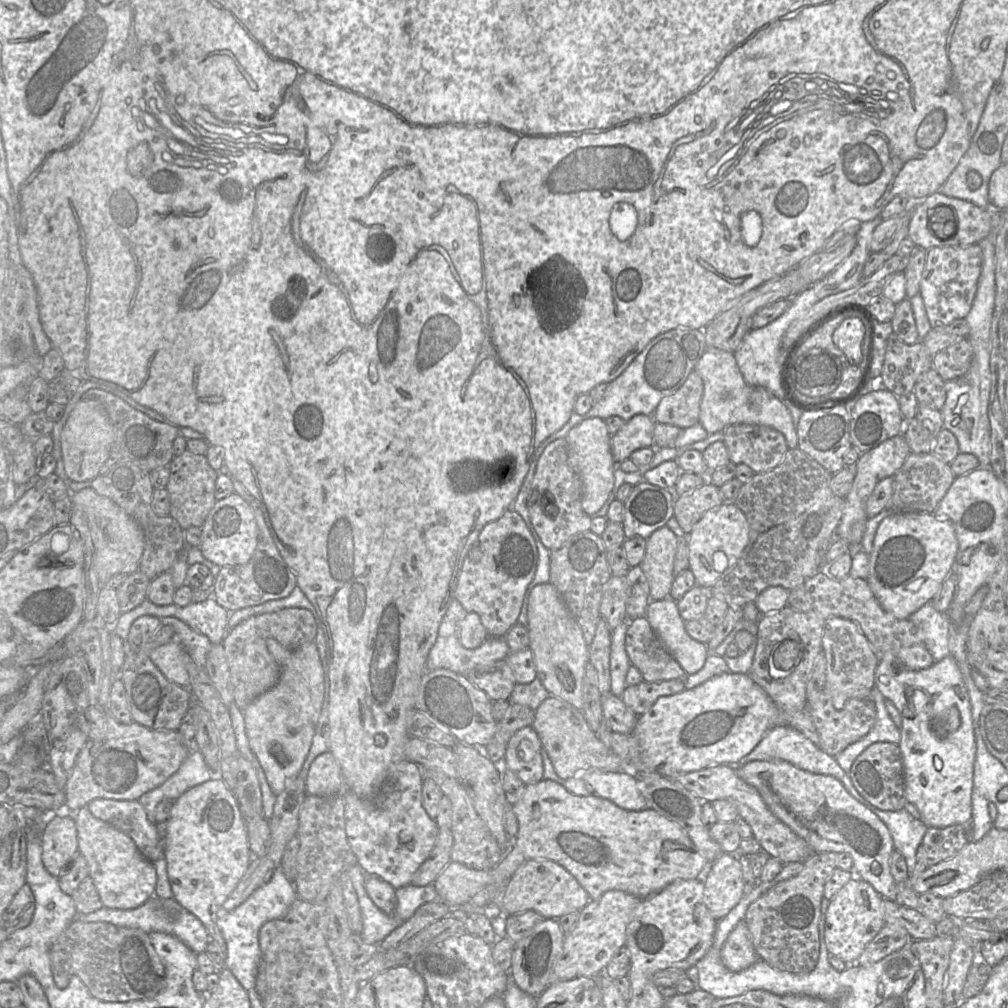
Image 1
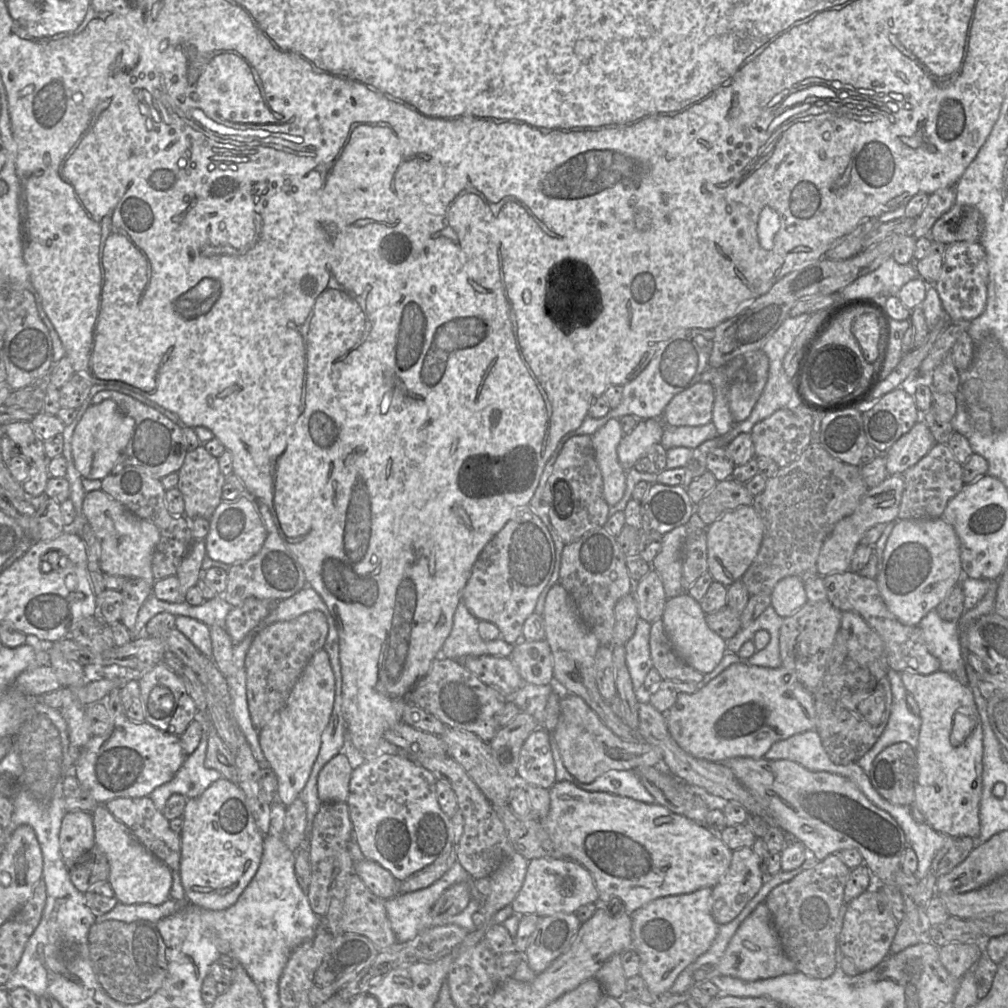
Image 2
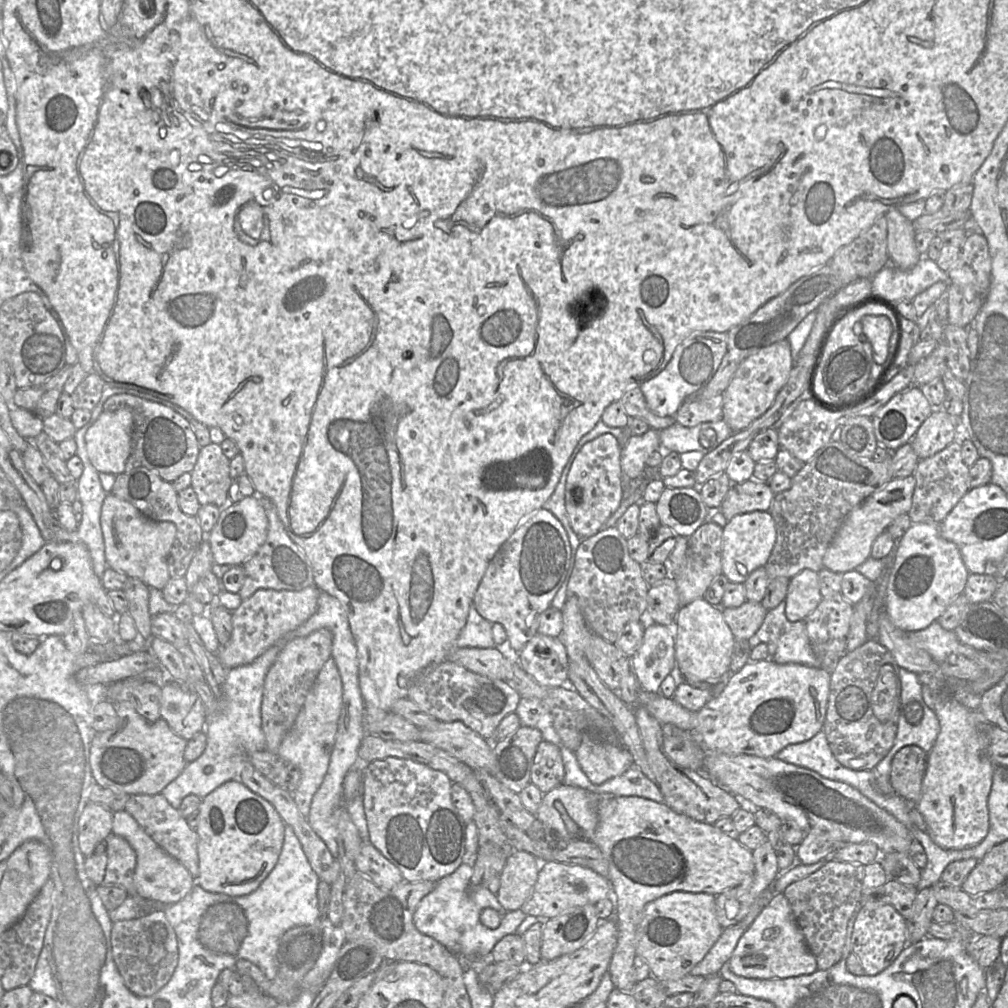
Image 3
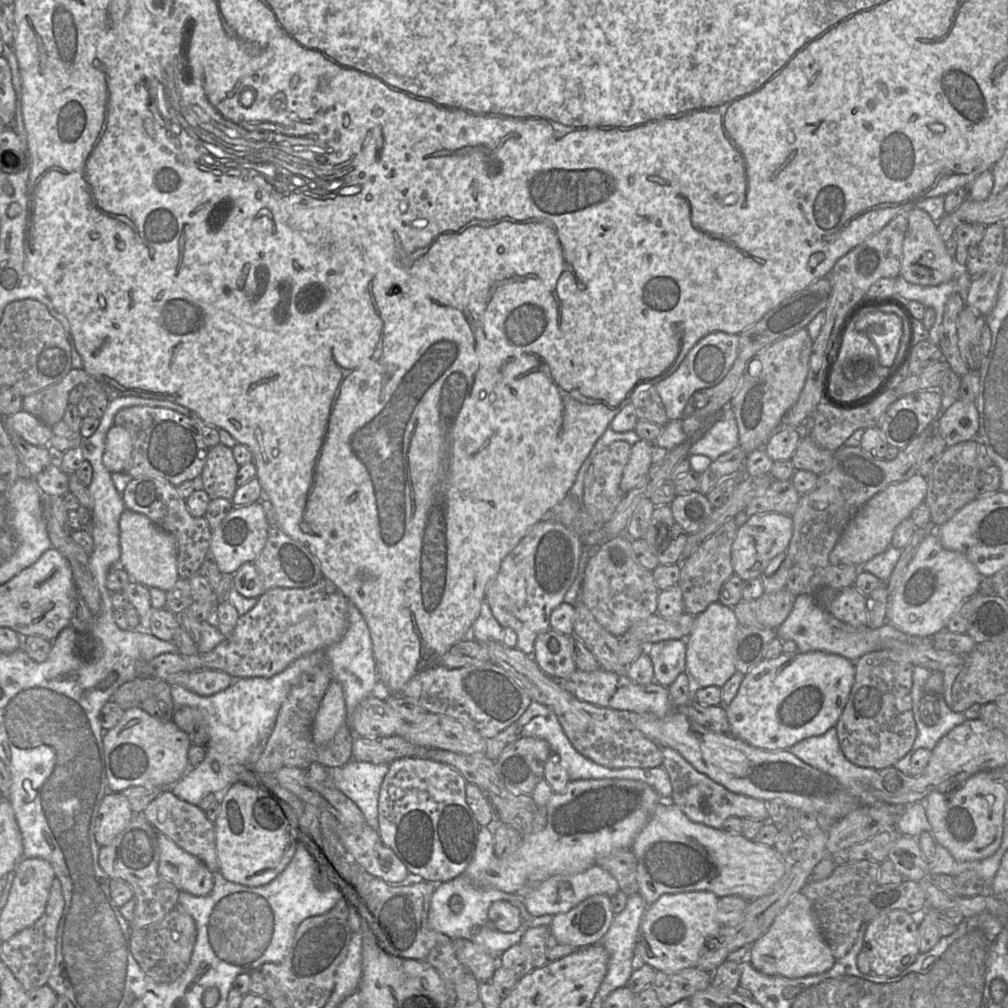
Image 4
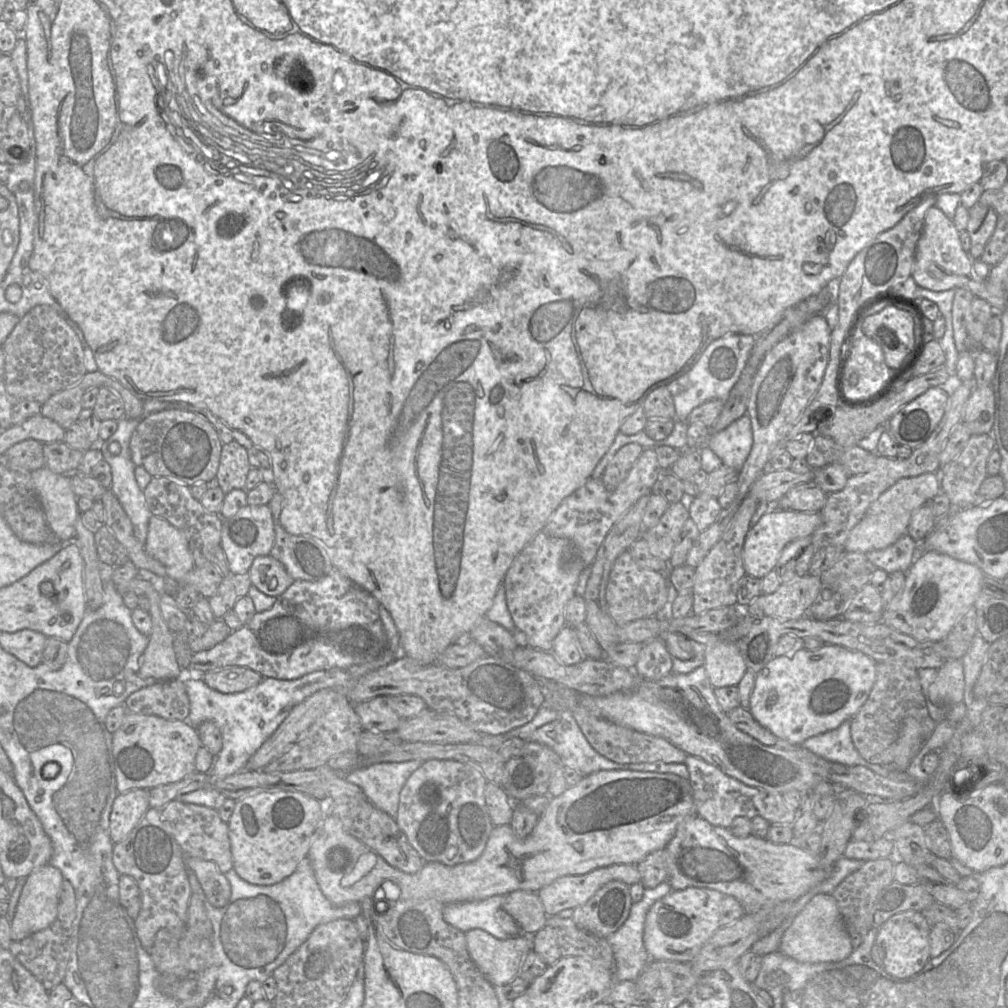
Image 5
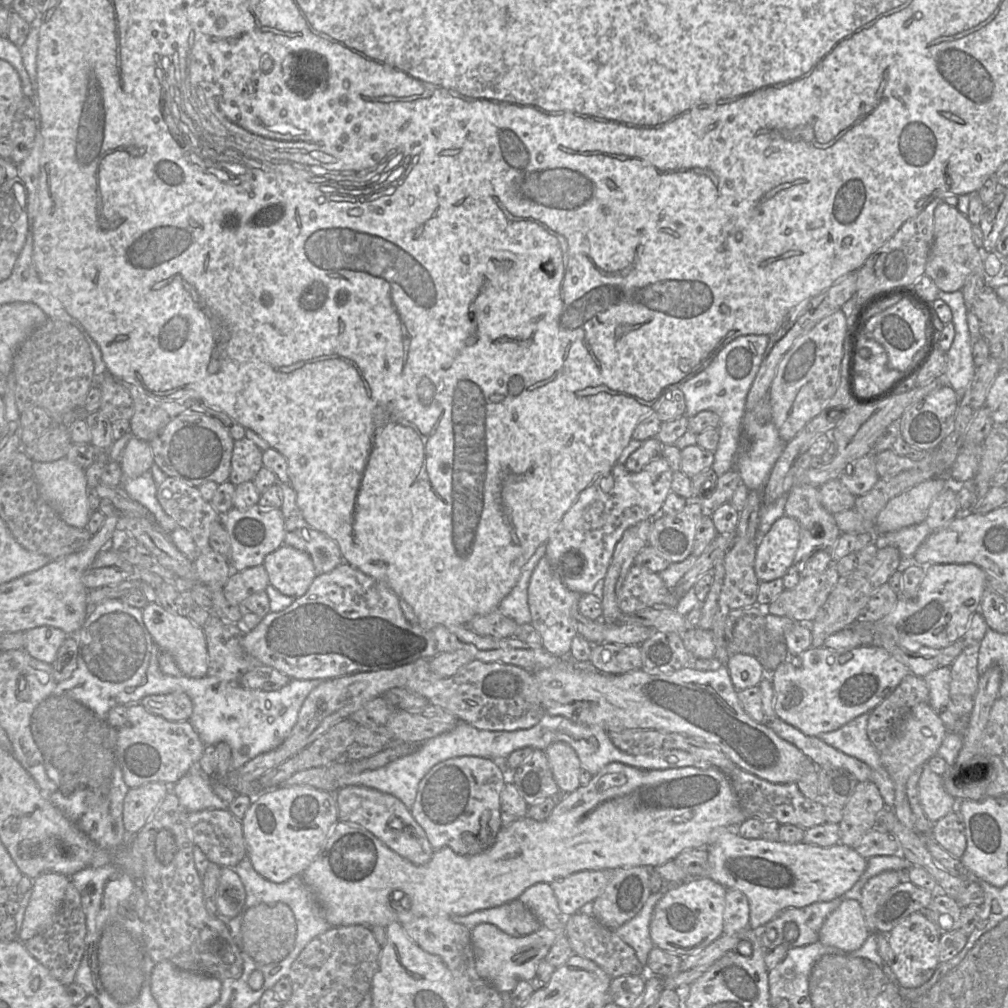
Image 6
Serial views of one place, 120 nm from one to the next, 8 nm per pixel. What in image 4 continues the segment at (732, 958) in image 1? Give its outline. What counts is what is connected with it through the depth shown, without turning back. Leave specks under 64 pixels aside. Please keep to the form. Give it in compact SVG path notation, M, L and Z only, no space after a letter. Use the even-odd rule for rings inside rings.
M799 892L790 899L769 930L749 947L748 961L764 974L794 979L823 973L833 967L836 959L821 933L810 900Z

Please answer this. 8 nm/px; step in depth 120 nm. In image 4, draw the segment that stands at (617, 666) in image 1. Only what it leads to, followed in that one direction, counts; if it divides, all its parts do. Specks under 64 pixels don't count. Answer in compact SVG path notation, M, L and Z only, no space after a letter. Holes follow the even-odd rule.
M665 640L644 647L653 663L654 682L668 687L678 675L686 671L685 640Z

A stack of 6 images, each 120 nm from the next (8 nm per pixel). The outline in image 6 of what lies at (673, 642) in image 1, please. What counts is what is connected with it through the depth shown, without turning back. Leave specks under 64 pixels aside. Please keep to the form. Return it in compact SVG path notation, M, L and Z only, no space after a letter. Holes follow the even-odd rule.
M743 653L731 654L724 664L737 690L759 685L767 674L759 659Z

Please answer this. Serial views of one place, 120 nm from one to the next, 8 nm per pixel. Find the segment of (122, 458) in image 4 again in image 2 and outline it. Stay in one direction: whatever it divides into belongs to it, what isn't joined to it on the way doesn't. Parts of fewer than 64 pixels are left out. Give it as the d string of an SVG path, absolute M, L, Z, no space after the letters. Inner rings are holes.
M104 400L87 408L79 419L71 440L71 451L77 471L84 479L102 480L109 474L129 442L134 419L125 415L113 400Z

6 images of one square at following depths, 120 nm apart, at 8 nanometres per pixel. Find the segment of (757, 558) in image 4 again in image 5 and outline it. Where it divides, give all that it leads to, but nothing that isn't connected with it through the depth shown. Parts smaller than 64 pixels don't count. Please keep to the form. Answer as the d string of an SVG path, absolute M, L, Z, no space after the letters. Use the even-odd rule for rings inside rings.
M775 510L774 512L763 514L760 519L751 526L744 540L742 560L746 575L763 578L777 567L779 557L789 543L811 535L821 524L822 517L819 512Z

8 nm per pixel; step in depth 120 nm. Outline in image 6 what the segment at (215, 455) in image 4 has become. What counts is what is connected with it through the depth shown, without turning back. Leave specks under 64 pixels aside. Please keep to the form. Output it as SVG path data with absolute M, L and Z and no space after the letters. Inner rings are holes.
M243 437L234 442L231 458L230 482L235 486L252 481L263 467L263 451L251 440Z

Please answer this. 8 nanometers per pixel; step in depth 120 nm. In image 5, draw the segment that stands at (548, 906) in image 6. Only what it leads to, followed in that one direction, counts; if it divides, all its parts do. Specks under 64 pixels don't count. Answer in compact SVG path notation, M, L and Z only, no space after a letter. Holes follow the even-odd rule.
M517 890L506 895L502 903L506 911L518 924L522 934L534 935L547 922L548 915L537 892Z

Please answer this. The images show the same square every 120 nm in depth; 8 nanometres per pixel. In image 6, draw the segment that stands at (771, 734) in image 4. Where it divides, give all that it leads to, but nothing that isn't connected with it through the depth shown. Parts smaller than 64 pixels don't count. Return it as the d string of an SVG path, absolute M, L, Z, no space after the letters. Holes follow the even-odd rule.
M860 646L851 649L810 647L798 656L782 662L770 674L775 692L777 717L807 736L834 731L856 717L872 711L902 679L910 673L908 667L880 646Z

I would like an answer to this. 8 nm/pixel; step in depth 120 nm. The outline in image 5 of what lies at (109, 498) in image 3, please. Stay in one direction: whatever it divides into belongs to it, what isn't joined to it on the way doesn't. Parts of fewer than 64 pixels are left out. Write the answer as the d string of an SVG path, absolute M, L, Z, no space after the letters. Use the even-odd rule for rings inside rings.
M152 516L144 542L146 552L165 567L166 577L178 581L194 568L183 533L167 520Z

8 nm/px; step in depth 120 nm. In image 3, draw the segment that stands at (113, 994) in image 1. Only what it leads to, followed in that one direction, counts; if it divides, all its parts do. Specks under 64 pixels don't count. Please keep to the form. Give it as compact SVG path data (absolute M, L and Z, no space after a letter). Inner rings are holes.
M149 909L148 913L136 919L113 923L111 948L124 984L140 997L152 996L162 989L171 979L179 960L177 936L164 909Z

